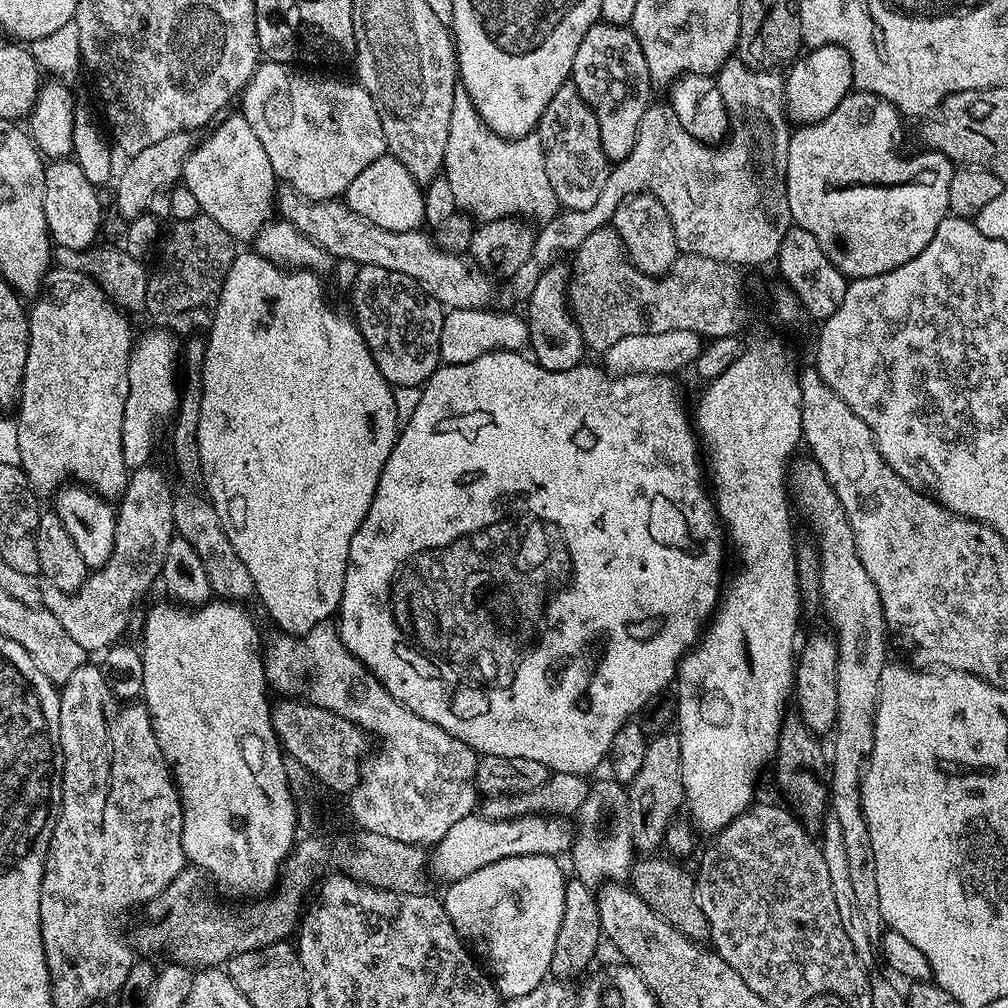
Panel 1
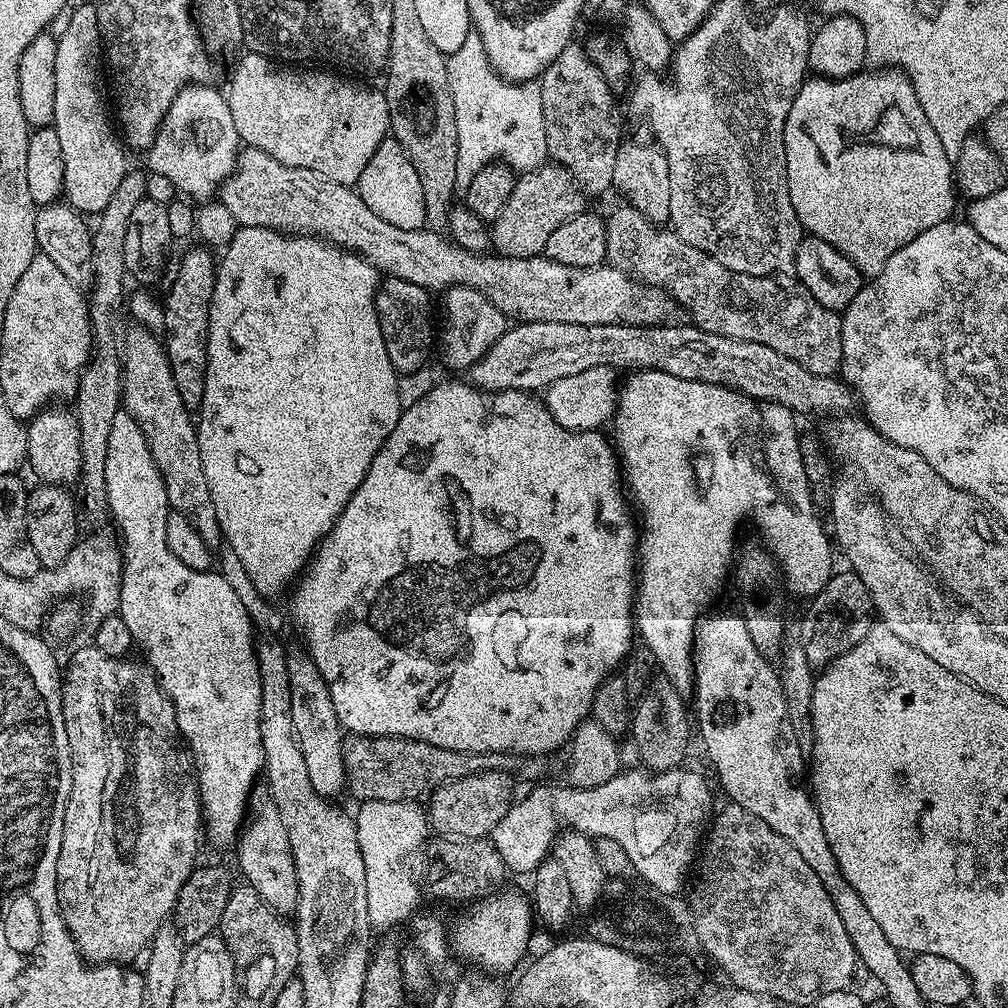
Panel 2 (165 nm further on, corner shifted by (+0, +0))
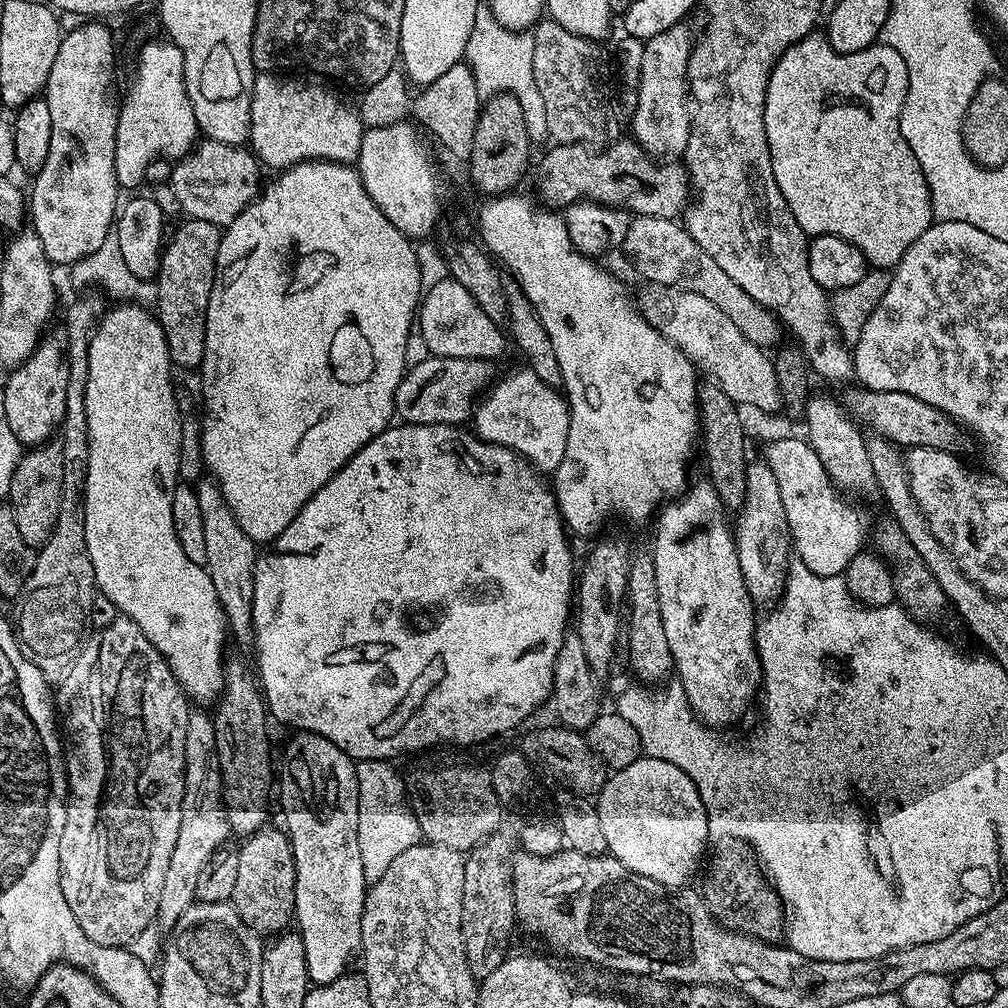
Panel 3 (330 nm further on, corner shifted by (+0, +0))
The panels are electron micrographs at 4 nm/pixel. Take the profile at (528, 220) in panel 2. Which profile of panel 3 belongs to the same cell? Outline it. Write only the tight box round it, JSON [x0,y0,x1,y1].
[540,138,690,220]

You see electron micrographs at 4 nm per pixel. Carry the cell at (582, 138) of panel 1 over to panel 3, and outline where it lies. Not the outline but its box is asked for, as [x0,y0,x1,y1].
[532,18,621,146]

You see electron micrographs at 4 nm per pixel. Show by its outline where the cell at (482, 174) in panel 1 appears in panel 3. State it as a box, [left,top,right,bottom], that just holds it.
[464,6,549,141]

